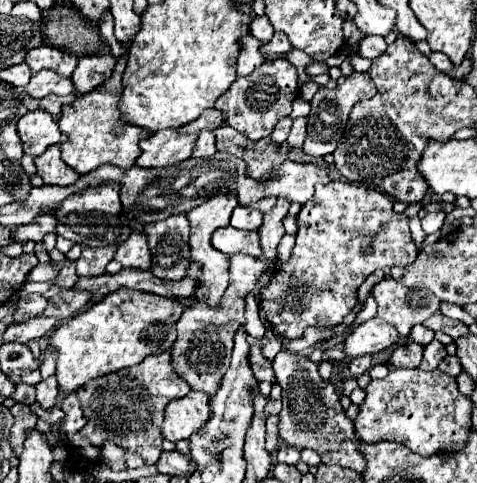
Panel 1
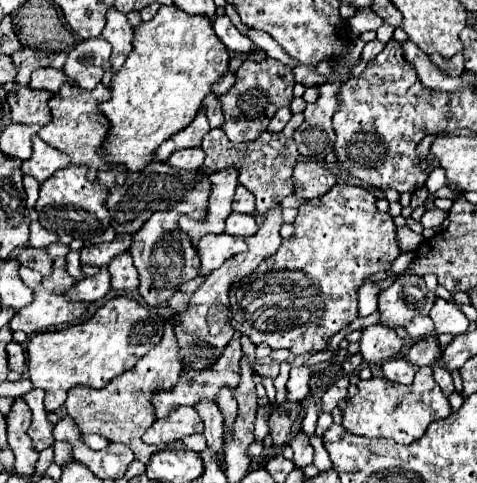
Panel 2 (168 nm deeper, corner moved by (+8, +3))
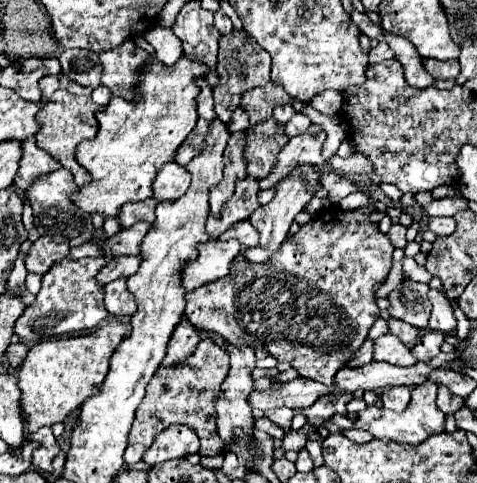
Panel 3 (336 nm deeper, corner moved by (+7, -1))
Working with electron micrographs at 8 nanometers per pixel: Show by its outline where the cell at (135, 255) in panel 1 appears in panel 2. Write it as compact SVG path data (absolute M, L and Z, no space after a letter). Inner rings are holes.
M128 251L124 255L114 257L108 265L108 271L112 275L112 289L120 289L120 291L138 289L138 273L132 263L132 255Z

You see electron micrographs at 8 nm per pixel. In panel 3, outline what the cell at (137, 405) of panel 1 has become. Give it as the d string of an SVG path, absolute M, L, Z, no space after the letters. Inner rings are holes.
M183 315L181 323L173 331L173 337L169 341L169 349L167 349L165 361L161 365L173 365L173 361L183 361L185 357L189 357L189 353L193 353L193 349L197 347L197 341L201 341L197 329Z

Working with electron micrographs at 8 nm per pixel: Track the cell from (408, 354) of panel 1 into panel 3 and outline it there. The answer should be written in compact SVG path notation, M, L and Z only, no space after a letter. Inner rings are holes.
M389 387L383 391L383 405L391 411L405 411L409 405L409 389L407 387Z

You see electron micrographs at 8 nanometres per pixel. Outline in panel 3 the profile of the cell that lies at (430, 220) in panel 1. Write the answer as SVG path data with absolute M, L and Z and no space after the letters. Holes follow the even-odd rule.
M431 217L429 219L429 229L437 237L447 237L455 231L455 219L453 217Z

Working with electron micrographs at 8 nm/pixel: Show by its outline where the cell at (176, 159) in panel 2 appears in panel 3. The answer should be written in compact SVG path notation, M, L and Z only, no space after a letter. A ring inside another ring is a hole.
M167 163L157 171L153 181L153 199L157 203L173 203L185 195L189 187L189 173L177 163Z

